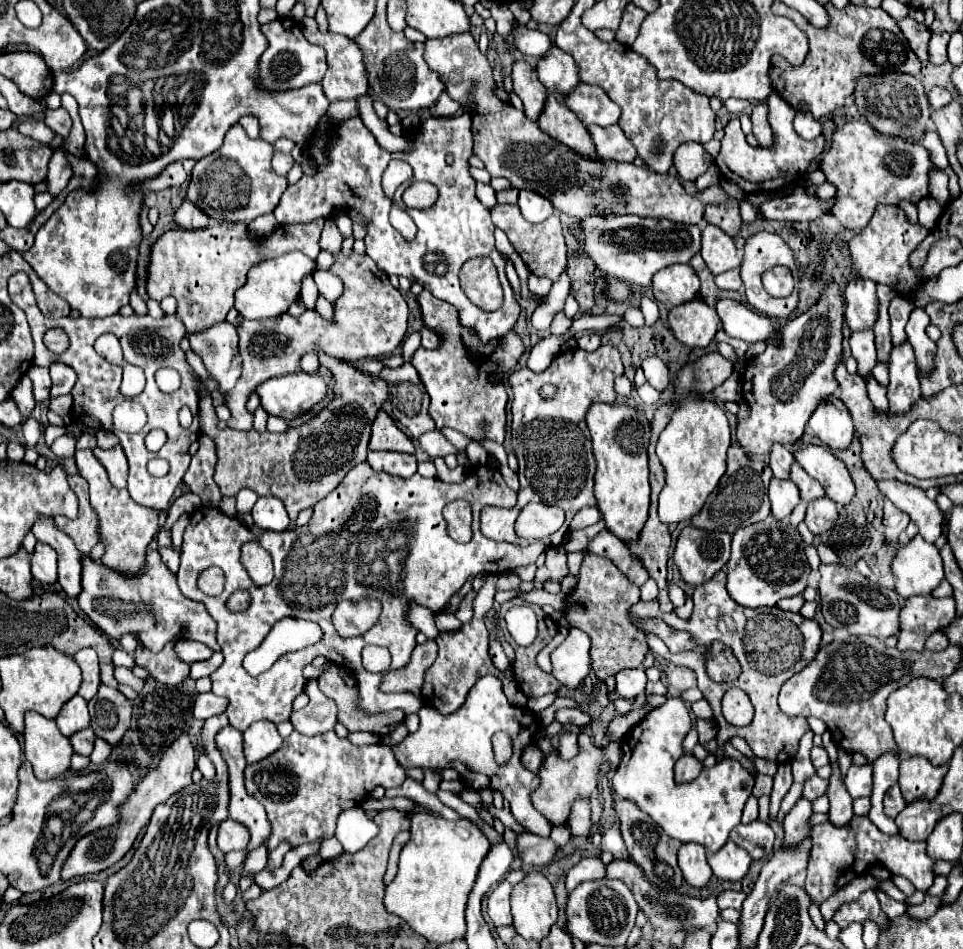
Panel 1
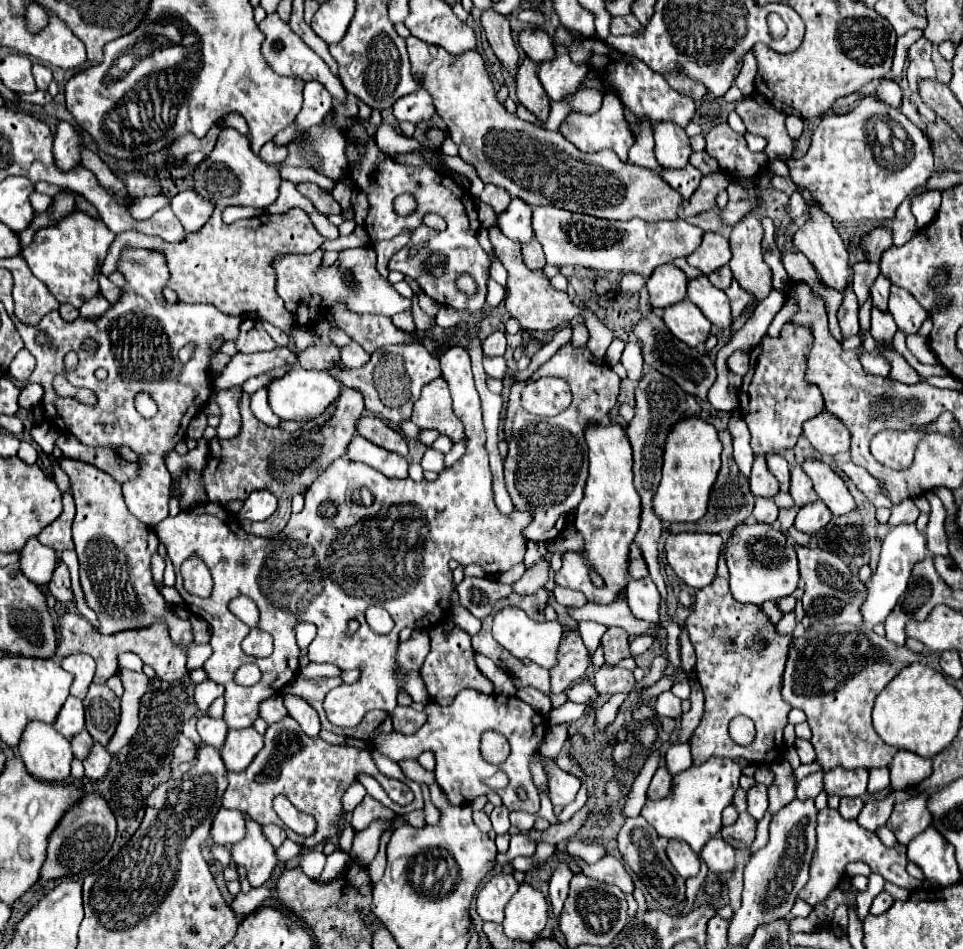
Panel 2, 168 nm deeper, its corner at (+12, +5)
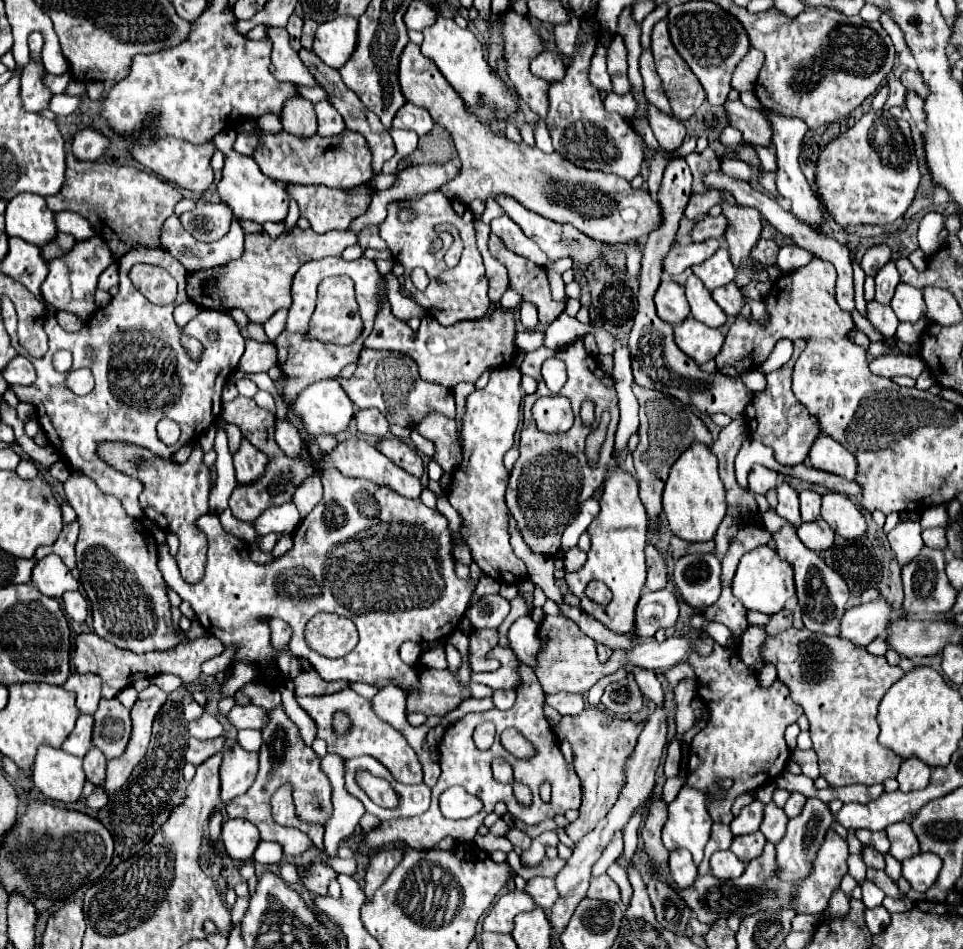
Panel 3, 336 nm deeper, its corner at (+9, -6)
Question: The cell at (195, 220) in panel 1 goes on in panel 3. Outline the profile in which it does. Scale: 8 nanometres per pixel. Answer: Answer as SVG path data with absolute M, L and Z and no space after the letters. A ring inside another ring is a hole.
M198 203L192 211L180 215L184 229L202 243L212 243L224 237L232 221L230 209L222 203Z

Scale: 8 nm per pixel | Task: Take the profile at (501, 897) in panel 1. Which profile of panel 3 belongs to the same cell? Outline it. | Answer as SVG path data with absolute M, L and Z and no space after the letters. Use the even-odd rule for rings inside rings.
M508 891L500 895L490 913L484 917L484 931L510 933L514 929L514 917L530 909L534 909L534 901L526 891Z

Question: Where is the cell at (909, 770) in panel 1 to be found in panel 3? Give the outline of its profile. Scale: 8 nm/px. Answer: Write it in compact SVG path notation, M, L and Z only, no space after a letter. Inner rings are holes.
M910 757L910 759L904 759L902 767L900 767L900 773L898 773L898 783L900 783L900 791L908 793L908 791L914 791L914 789L924 789L930 781L930 767L922 761L918 761L916 757Z

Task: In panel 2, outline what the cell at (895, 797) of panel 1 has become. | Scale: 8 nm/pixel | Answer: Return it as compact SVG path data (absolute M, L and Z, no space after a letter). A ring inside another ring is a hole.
M893 796L881 800L881 802L869 800L869 802L863 806L861 814L857 816L859 826L863 826L863 828L869 830L869 832L875 832L877 828L885 826L885 822L887 822L887 818L889 818L889 814L891 814L891 810L893 810L893 804L895 804L895 798L893 798Z

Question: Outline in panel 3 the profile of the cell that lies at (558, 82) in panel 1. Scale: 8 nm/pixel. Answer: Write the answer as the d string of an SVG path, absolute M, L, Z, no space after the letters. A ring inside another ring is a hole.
M594 17L582 19L580 31L586 37L584 41L578 41L578 51L572 57L570 65L566 67L566 75L562 81L556 81L548 89L550 99L550 111L546 117L546 123L552 133L554 149L572 161L578 167L586 169L600 169L606 173L616 173L628 181L632 181L642 167L644 155L640 137L630 129L630 125L624 121L618 113L608 113L602 105L598 89L590 83L588 71L590 71L590 59L598 41L598 21Z

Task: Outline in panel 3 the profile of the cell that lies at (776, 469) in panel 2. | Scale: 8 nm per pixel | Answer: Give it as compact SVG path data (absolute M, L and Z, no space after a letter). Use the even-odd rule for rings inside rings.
M782 481L776 491L778 491L778 507L776 507L776 513L780 517L788 519L794 527L800 527L802 519L800 519L800 507L798 507L798 493L786 481Z

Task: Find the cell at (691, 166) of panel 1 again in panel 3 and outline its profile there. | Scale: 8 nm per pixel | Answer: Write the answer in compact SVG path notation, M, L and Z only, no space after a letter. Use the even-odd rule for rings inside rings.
M650 105L648 123L650 123L650 127L660 143L660 149L664 153L674 155L682 147L682 141L686 137L686 129L678 119L674 119L674 117L658 111L654 105Z

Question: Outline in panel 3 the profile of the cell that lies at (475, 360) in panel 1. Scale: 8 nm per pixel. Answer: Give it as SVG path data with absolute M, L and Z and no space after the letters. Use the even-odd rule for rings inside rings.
M432 411L420 421L416 429L422 437L434 443L434 459L442 465L442 469L446 473L454 473L454 469L462 461L462 447L456 431L456 419Z

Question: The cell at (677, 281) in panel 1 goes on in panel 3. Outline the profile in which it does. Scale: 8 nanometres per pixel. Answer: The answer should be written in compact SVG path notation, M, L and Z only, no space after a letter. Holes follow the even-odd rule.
M662 281L654 295L658 317L670 325L682 323L690 315L690 307L684 295L684 287L674 281Z

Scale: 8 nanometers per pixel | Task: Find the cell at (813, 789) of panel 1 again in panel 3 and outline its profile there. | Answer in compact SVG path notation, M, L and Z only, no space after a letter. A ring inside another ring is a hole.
M770 801L764 809L764 821L760 825L764 837L772 843L778 843L786 833L786 823L788 823L788 815L784 813L784 809L776 807L776 803Z

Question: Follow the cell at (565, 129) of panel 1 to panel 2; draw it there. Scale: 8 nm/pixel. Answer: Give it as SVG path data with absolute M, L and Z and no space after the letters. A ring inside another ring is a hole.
M523 58L519 62L519 70L515 74L517 82L517 100L531 110L539 120L547 120L549 116L549 98L543 90L539 78L537 78L537 64L529 58Z

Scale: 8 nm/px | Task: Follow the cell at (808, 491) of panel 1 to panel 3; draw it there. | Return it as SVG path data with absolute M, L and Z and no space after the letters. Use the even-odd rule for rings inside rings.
M800 491L800 513L802 521L814 521L820 515L820 495L816 491Z

